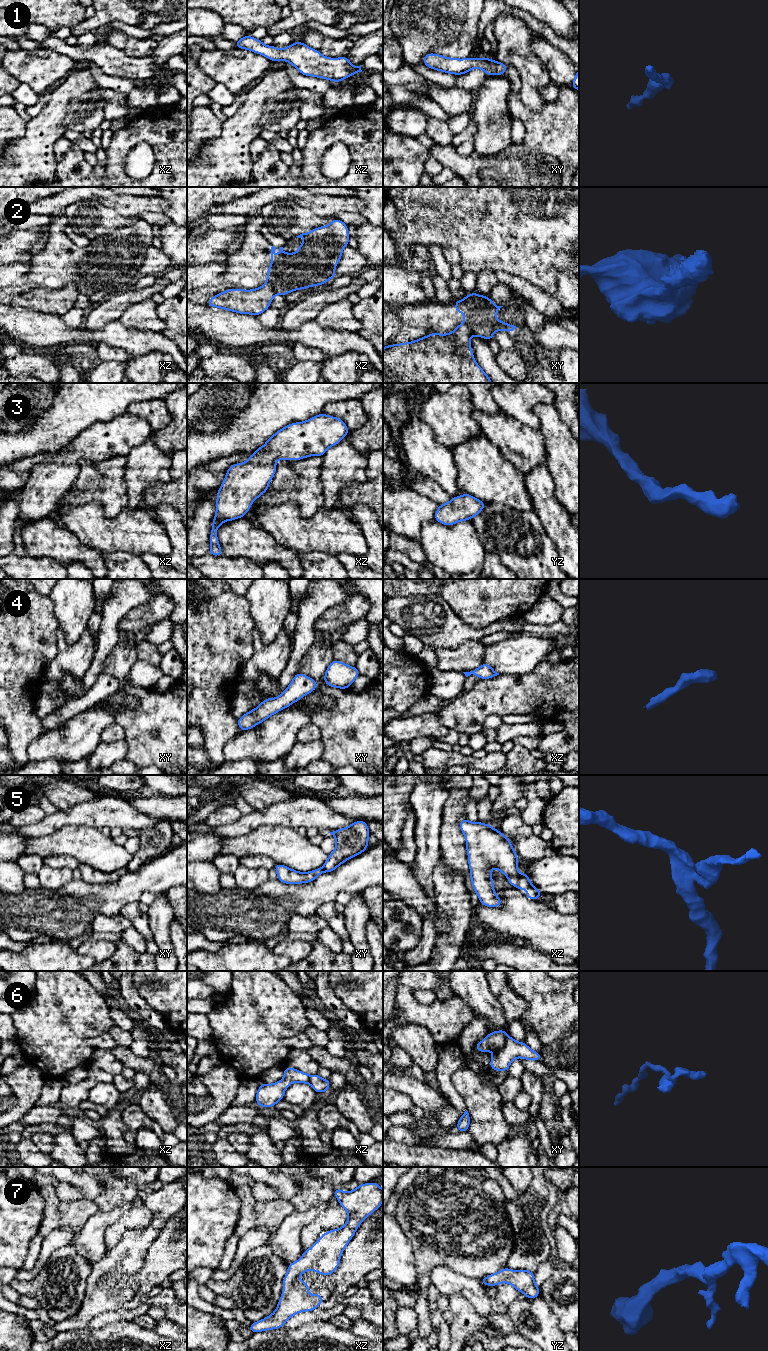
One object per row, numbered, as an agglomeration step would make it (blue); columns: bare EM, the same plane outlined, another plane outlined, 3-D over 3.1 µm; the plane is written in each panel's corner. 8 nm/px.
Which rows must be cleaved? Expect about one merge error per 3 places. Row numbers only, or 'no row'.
2, 5

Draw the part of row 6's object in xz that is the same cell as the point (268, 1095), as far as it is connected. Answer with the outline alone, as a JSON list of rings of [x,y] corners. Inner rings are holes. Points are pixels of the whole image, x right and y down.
[[[284,1067],[284,1078],[274,1084],[263,1083],[256,1094],[256,1104],[261,1107],[273,1107],[283,1100],[285,1090],[291,1083],[308,1083],[315,1092],[329,1090],[330,1080],[322,1079],[318,1074],[312,1076],[294,1068]]]

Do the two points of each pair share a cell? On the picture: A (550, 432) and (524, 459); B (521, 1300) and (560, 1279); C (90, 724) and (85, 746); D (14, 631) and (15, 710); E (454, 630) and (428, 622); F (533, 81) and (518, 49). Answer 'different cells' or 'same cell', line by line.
A: different cells
B: different cells
C: same cell
D: same cell
E: same cell
F: same cell

